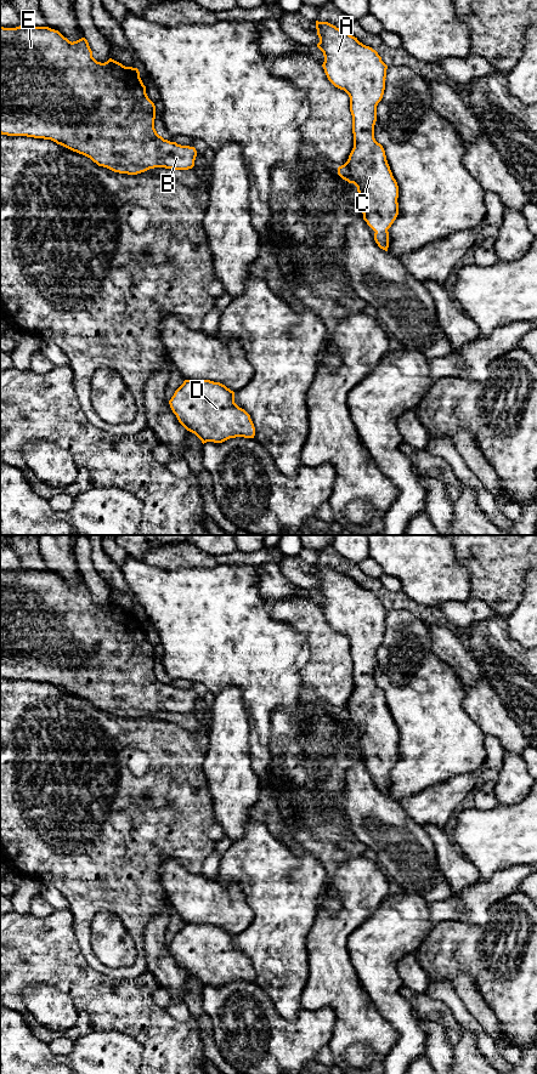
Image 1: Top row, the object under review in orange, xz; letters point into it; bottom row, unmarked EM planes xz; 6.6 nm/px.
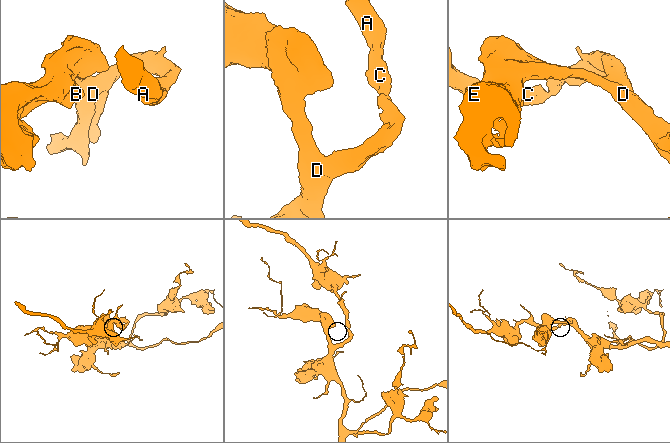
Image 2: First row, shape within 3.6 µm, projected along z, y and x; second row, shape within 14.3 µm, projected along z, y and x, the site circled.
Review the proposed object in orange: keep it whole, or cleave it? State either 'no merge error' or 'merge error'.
no merge error

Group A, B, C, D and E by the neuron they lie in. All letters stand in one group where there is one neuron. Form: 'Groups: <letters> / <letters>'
Groups: A B C D E

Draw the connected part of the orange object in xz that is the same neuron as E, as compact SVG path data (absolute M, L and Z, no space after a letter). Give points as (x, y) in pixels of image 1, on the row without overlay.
M0 570L1 678L51 683L119 717L137 718L154 711L192 712L196 692L164 683L154 672L154 663L156 649L146 637L137 612L125 610L112 602L97 606L85 581L72 586L49 570Z

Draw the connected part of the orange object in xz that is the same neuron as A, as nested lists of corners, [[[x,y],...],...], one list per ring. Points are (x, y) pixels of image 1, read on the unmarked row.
[[[316,564],[316,573],[320,581],[317,591],[324,599],[322,610],[327,621],[335,631],[344,633],[350,641],[354,692],[347,705],[338,711],[338,718],[357,731],[358,751],[363,757],[363,763],[375,775],[374,784],[378,790],[388,795],[388,773],[398,758],[398,729],[388,708],[383,689],[374,682],[377,649],[384,638],[388,609],[375,593],[363,589],[357,581],[335,569]]]

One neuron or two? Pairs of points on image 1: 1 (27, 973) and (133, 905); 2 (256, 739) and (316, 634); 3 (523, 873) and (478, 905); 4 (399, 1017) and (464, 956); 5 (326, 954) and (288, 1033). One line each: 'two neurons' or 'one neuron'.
1: two neurons
2: two neurons
3: one neuron
4: two neurons
5: two neurons

